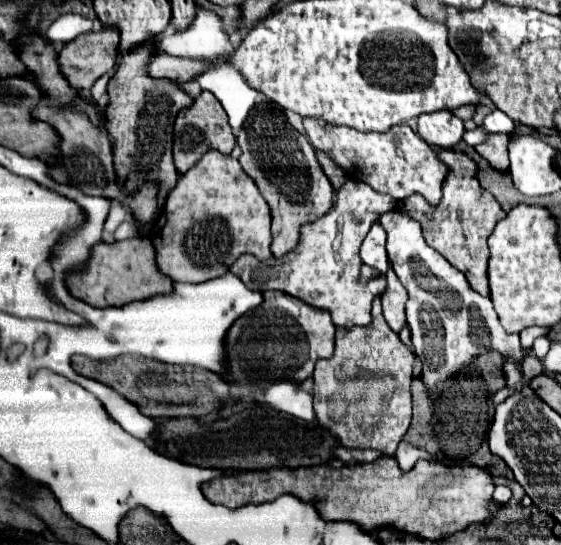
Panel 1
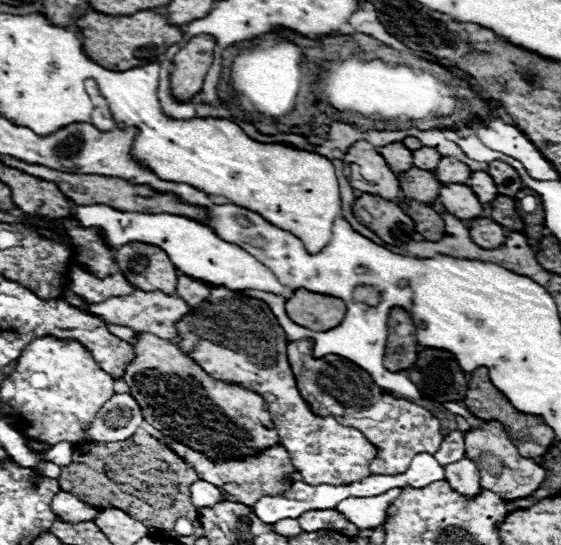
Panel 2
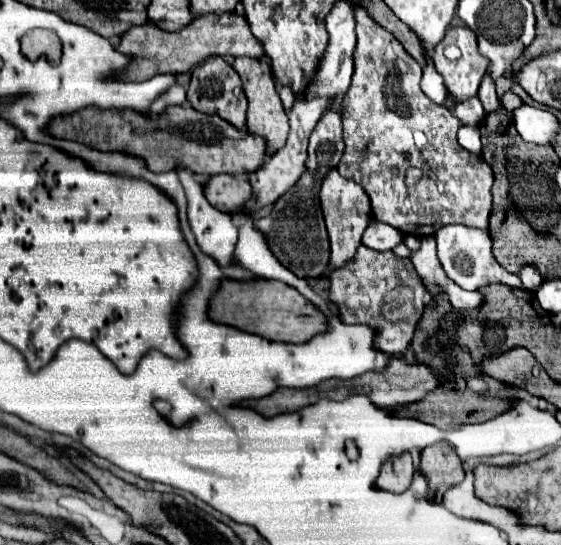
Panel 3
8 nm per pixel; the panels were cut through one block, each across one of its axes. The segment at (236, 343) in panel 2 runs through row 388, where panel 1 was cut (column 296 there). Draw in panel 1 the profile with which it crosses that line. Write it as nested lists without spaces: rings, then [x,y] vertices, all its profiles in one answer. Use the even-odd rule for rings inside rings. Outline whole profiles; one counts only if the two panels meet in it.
[[[348,180],[336,192],[334,208],[320,220],[302,228],[302,238],[296,252],[286,254],[282,262],[276,258],[258,262],[254,260],[254,256],[244,254],[232,264],[230,272],[236,274],[250,290],[280,290],[314,308],[328,310],[336,326],[368,326],[372,320],[372,300],[376,296],[382,296],[386,282],[384,278],[368,280],[366,284],[360,282],[360,246],[378,216],[396,208],[396,202],[398,200],[394,200],[392,196],[374,192],[364,182]]]

